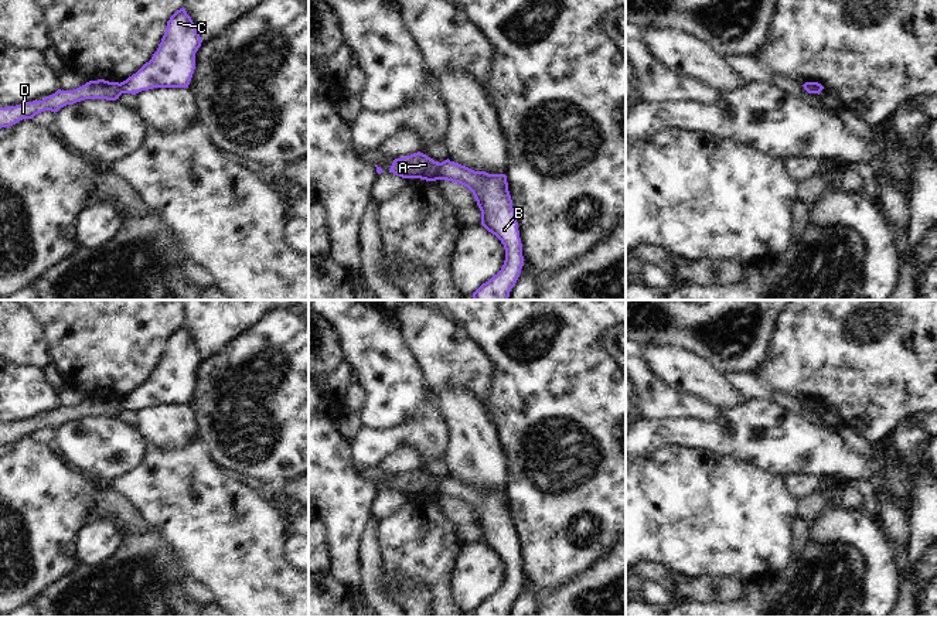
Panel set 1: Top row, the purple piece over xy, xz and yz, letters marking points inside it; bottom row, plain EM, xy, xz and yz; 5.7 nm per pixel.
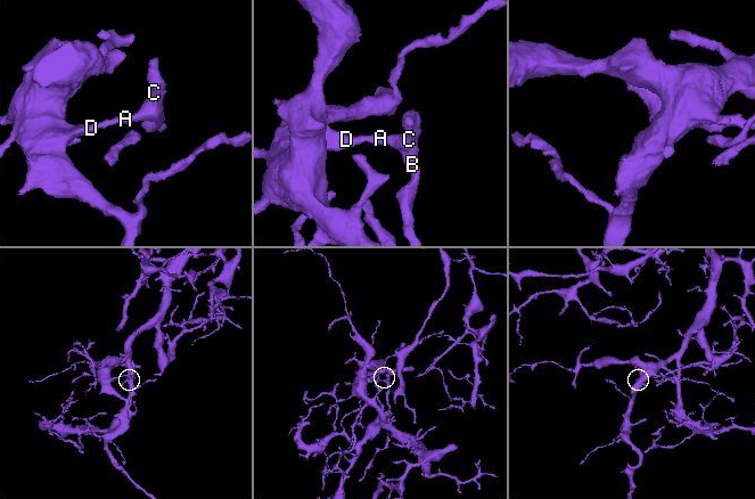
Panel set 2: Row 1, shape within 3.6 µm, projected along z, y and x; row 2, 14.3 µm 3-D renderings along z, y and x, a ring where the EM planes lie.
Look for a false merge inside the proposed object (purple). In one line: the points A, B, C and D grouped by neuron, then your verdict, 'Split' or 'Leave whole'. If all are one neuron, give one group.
Groups: A D / B C. Split

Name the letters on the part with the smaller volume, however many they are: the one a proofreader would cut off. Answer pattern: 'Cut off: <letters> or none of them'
Cut off: B, C

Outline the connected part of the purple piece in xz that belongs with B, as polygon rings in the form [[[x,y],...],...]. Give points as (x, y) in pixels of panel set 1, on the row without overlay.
[[[447,475],[439,480],[437,497],[459,500],[473,509],[481,528],[481,542],[495,552],[505,566],[501,587],[483,600],[473,610],[473,616],[508,617],[524,583],[524,573],[507,492],[474,488]]]

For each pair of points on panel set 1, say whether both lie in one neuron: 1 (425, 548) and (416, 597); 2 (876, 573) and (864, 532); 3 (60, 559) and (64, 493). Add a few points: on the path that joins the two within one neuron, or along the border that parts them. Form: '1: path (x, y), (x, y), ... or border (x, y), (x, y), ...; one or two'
1: border (430, 595), (411, 587), (392, 600); two
2: path (876, 563), (876, 551), (871, 542); one
3: path (61, 542), (61, 510); one

